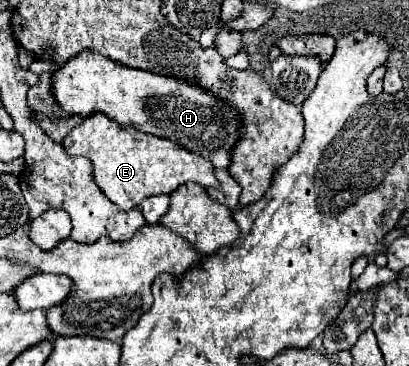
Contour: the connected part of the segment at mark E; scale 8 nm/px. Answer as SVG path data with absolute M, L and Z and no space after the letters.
M93 113L85 117L83 123L77 125L65 137L63 147L69 155L87 157L93 163L95 183L121 211L129 211L137 207L145 197L157 193L171 193L179 185L185 185L189 181L199 183L205 189L219 187L219 181L215 177L215 167L209 165L205 157L191 153L185 147L179 147L169 139L147 135L133 127L123 127L101 113Z

